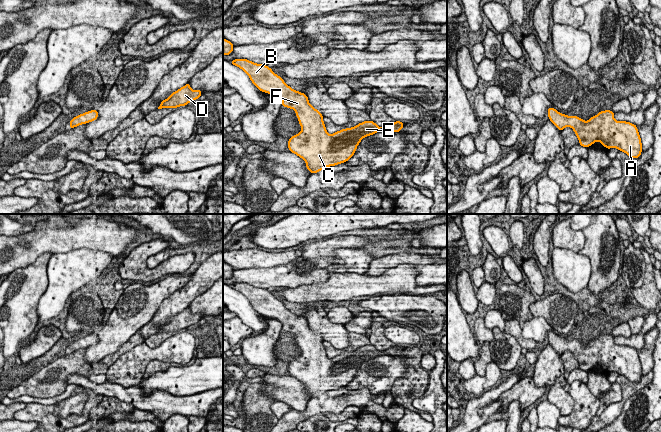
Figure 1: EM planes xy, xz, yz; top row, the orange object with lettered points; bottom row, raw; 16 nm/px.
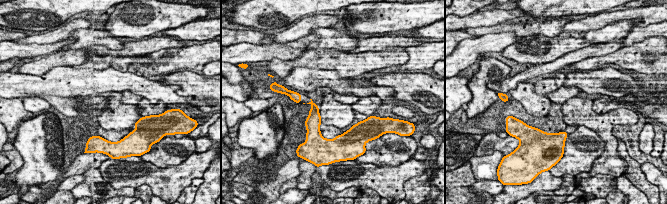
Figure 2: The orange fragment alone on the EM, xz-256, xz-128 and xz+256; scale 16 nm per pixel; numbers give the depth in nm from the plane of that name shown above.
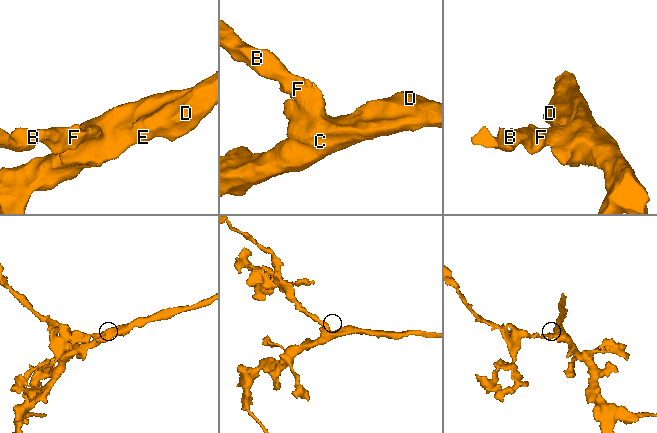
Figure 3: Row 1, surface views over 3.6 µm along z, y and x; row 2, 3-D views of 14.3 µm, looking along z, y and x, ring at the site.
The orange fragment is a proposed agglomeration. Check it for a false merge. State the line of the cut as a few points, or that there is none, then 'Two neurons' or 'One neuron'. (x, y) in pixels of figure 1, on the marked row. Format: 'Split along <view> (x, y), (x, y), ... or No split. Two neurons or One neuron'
No split. One neuron

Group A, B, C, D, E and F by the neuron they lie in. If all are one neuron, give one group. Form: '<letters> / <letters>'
A B C D E F

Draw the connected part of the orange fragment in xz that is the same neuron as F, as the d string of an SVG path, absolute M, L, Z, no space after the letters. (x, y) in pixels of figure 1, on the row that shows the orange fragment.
M247 59L230 62L241 68L260 91L277 95L282 100L282 106L296 112L302 130L291 136L287 146L291 153L306 162L306 168L311 174L347 162L354 155L361 140L379 132L380 128L399 132L404 126L401 121L395 121L380 127L370 120L328 134L322 114L309 103L307 95L293 90L267 65L256 64Z

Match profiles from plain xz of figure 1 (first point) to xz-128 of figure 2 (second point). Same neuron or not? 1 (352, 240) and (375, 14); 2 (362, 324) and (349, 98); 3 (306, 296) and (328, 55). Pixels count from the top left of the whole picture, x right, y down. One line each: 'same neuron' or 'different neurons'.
1: different neurons
2: different neurons
3: same neuron

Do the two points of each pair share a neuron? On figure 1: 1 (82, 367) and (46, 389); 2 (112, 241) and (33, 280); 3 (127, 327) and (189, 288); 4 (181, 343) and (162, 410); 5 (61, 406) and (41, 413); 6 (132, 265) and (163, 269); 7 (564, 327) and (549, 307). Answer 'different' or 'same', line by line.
1: same
2: different
3: different
4: different
5: different
6: same
7: same

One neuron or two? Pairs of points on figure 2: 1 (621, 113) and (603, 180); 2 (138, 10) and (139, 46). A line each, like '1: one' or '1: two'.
1: two
2: two

